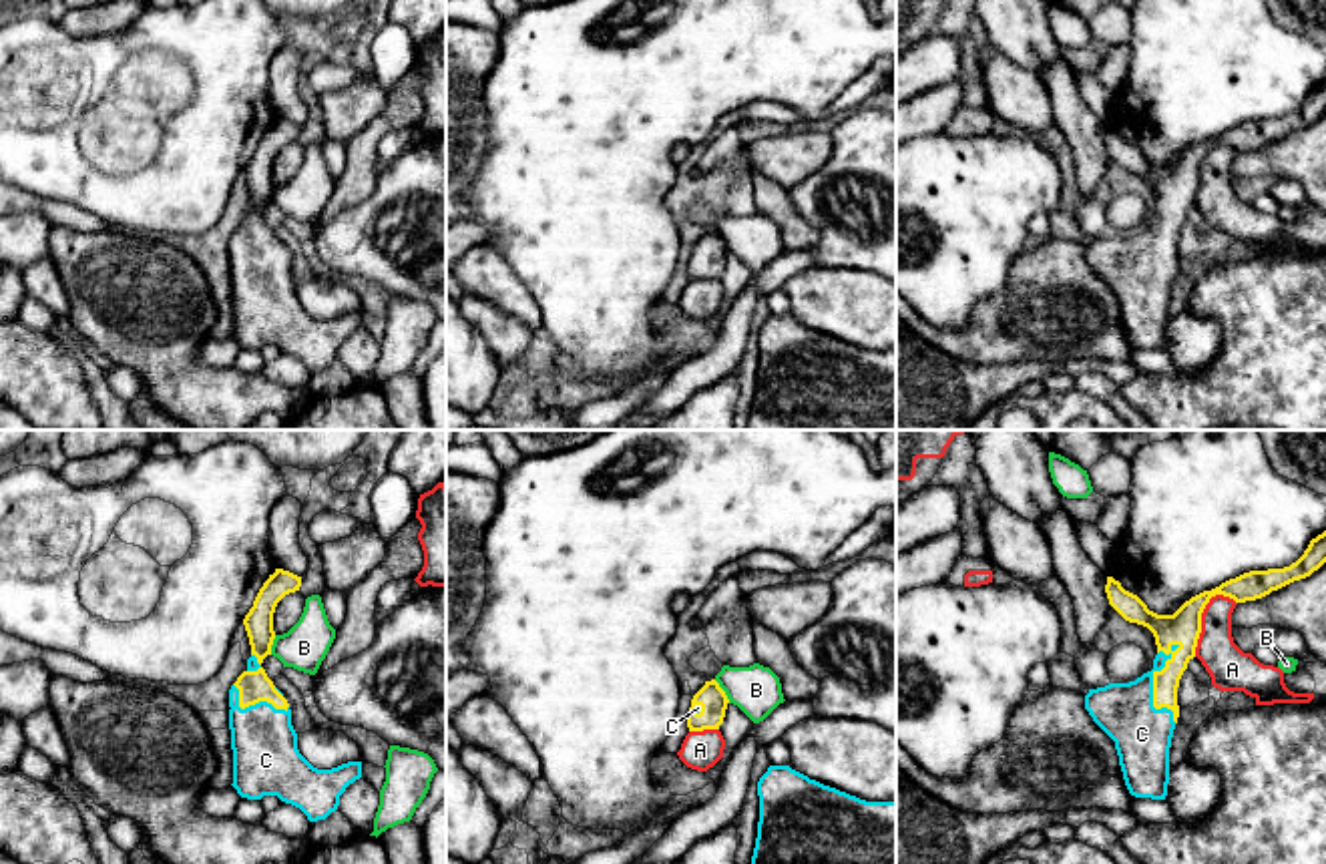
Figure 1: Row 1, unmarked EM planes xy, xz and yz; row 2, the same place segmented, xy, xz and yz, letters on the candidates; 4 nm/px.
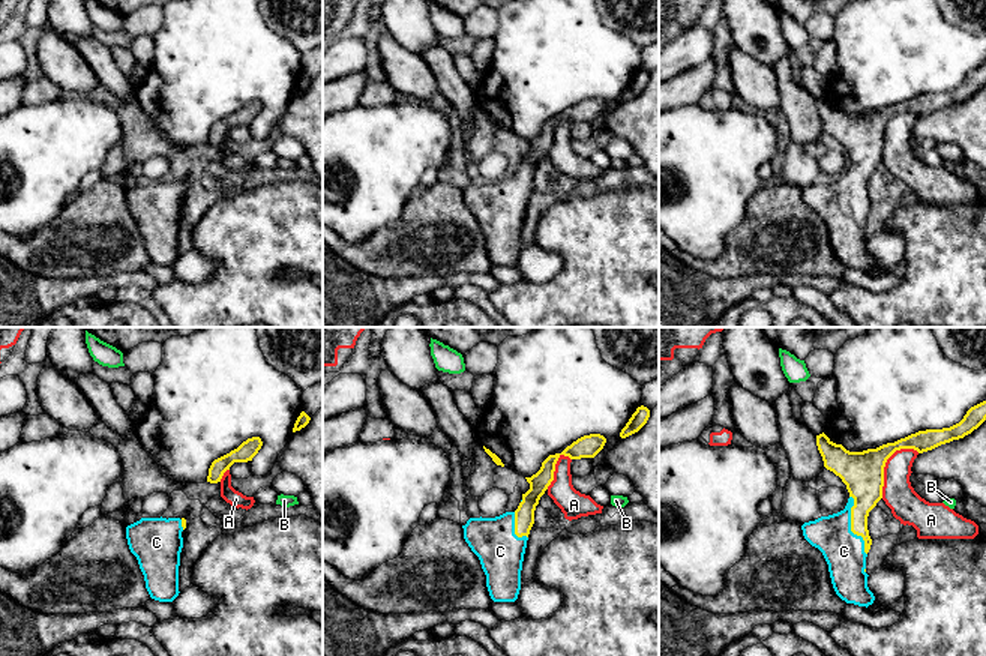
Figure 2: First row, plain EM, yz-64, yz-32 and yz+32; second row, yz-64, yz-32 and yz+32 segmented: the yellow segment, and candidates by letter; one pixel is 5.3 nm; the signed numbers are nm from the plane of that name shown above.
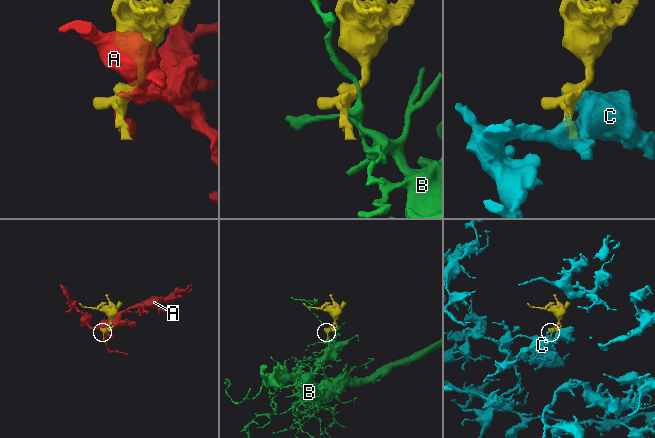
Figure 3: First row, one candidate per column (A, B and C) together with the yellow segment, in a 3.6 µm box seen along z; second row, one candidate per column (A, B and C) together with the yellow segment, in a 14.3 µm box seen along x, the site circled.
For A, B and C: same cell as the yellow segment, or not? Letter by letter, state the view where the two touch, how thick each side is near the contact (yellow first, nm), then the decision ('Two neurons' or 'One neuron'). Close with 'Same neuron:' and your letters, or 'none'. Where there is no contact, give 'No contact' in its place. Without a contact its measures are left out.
A: Touches yellow in yz. Thickness 140 nm (yellow) against 170 nm. Two neurons
B: Touches yellow in xz. Thickness 110 nm (yellow) against 200 nm. Two neurons
C: Touches yellow in yz. Thickness 130 nm (yellow) against 240 nm. One neuron
Same neuron: C

